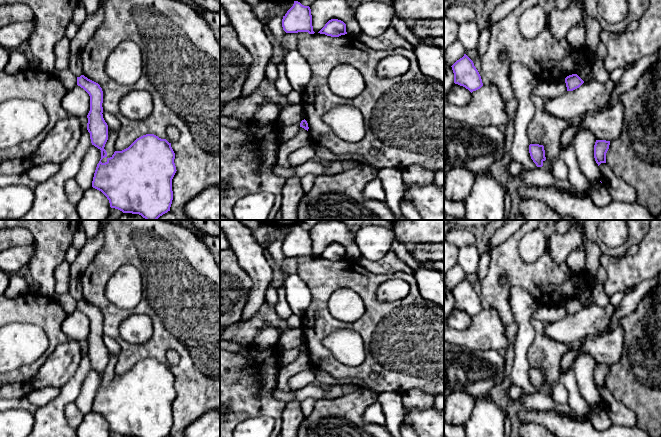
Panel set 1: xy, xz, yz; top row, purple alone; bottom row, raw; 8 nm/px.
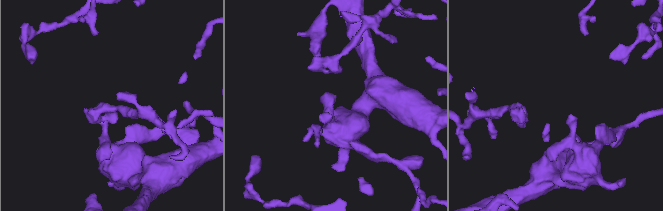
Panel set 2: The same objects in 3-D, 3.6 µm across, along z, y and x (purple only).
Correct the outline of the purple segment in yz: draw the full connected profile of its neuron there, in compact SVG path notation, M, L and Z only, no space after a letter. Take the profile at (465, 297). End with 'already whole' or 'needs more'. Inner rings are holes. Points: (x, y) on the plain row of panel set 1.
M466 279L457 284L452 290L454 307L465 311L471 317L483 310L481 300L473 285Z; already whole

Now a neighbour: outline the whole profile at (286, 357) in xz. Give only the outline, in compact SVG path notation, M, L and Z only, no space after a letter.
M293 348L281 352L278 360L279 366L280 367L287 366L298 357L299 353L300 353L300 348Z

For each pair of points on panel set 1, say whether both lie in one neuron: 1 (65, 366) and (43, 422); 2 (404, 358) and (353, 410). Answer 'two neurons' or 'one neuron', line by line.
1: two neurons
2: two neurons

